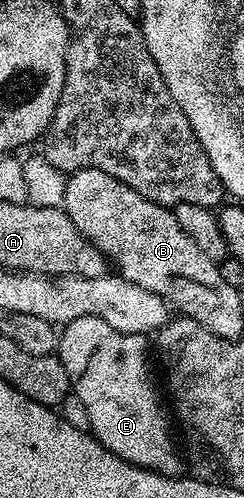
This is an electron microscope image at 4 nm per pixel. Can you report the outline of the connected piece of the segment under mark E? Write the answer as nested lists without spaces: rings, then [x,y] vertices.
[[[84,316],[83,318],[75,318],[75,322],[64,325],[59,332],[59,355],[63,366],[69,375],[69,387],[72,395],[79,398],[79,402],[83,402],[83,406],[87,410],[87,418],[89,419],[89,432],[96,436],[107,450],[111,450],[111,454],[115,454],[119,458],[123,458],[128,464],[134,464],[137,468],[146,468],[149,472],[158,472],[160,476],[180,477],[183,472],[183,456],[173,449],[173,436],[169,433],[169,420],[165,417],[165,408],[161,405],[161,396],[157,393],[157,384],[149,377],[149,352],[151,356],[151,344],[145,336],[139,334],[123,334],[119,330],[115,330],[111,326],[107,326],[107,322],[103,322],[103,318],[98,316]]]

